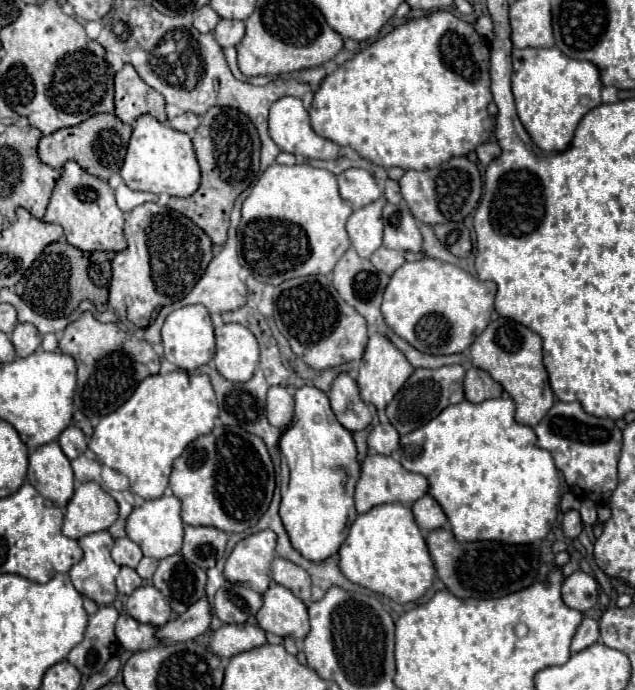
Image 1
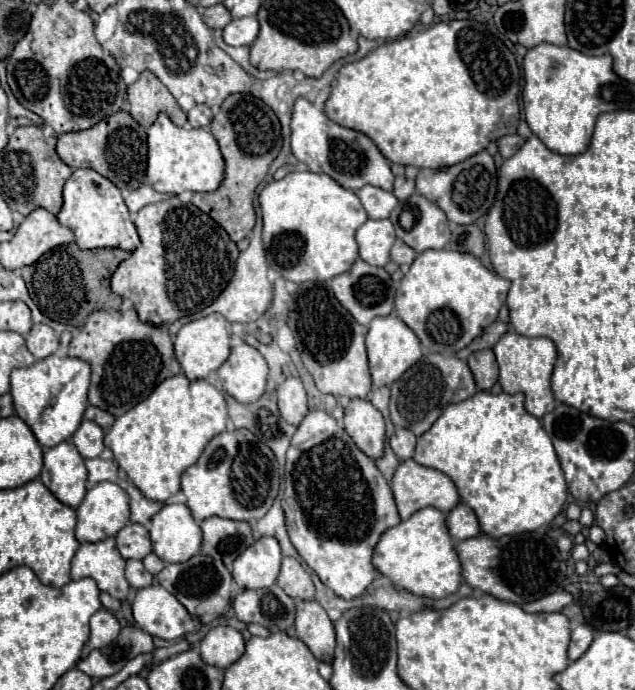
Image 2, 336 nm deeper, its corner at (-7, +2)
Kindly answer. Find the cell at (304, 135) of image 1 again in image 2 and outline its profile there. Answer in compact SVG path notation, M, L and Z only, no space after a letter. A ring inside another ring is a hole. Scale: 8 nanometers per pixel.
M298 99L292 111L292 155L314 173L324 173L340 183L344 189L358 191L362 185L374 185L392 191L392 171L388 159L380 153L376 143L360 131L342 127L330 121L324 111L316 109L310 101Z

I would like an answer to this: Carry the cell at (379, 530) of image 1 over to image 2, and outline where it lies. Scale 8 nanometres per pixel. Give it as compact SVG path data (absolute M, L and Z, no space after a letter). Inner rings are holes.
M436 507L420 509L408 521L388 529L374 549L374 567L396 587L430 599L456 593L462 581L462 565L446 529L446 515Z

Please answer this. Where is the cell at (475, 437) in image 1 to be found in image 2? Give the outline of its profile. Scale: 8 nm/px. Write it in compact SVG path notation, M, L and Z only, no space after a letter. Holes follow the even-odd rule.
M478 391L474 397L462 403L448 405L436 419L436 423L418 437L414 461L446 473L456 483L462 503L476 511L482 533L490 537L536 531L550 525L552 519L562 511L568 495L564 473L552 441L542 429L542 423L534 415L526 413L524 393L492 395L486 391Z

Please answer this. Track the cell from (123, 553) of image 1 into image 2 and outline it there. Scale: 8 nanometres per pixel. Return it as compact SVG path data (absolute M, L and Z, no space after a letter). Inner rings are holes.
M128 523L116 535L116 543L124 559L144 559L148 553L152 553L150 533L144 525L138 525L138 523Z

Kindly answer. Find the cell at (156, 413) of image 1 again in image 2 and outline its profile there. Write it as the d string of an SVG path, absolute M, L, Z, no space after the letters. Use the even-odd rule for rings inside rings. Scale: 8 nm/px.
M218 369L206 379L188 381L181 372L162 381L148 399L132 407L128 413L116 419L112 429L104 435L104 445L112 449L120 469L132 479L132 483L156 503L164 503L180 491L182 473L194 465L202 449L218 433L232 430L232 419L226 413L226 401ZM217 380L217 388L208 381Z

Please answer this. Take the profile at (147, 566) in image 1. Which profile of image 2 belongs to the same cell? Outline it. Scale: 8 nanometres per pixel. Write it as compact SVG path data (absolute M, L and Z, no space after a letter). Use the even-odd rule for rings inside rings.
M150 553L150 555L146 555L144 559L142 559L142 563L144 563L144 567L152 573L152 575L158 575L162 569L164 569L164 561L162 559L158 559L154 553Z

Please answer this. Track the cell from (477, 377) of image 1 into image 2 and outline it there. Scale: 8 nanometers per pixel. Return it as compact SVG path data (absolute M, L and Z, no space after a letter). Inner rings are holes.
M492 349L474 351L468 357L468 365L470 365L472 373L474 373L478 389L488 391L498 381L498 363L496 363L496 357L494 357Z

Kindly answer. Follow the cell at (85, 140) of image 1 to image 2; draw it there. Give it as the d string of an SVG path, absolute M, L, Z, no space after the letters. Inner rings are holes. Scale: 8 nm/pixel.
M124 111L104 117L100 123L96 123L86 131L60 135L56 153L72 169L78 169L78 167L94 169L102 177L110 179L118 189L134 191L144 183L144 177L146 177L146 159L148 159L146 129L138 125L130 117L130 113L124 113Z

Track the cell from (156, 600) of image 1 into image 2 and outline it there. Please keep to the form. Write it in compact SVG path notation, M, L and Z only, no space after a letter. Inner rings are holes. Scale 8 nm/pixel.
M158 583L136 591L132 601L132 615L140 629L164 641L172 641L202 629L202 623L192 617L186 607Z

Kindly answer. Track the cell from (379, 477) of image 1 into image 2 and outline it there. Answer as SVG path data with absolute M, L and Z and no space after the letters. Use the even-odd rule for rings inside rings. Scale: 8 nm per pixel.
M406 459L406 461L400 463L390 485L392 485L394 499L396 499L396 505L398 505L398 513L400 513L402 519L410 517L412 513L416 513L418 509L424 509L424 507L436 507L442 513L448 513L450 509L454 509L454 505L460 503L458 489L456 489L456 485L450 477L446 477L438 469L418 465L414 459Z

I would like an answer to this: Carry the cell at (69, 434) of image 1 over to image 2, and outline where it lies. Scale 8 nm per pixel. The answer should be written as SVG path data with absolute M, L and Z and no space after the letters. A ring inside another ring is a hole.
M82 421L78 431L72 435L72 443L82 457L98 457L104 451L104 431L94 421Z

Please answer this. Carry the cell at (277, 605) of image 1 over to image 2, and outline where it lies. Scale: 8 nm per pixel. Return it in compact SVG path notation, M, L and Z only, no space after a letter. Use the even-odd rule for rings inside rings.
M316 601L296 603L296 635L308 645L316 659L332 663L336 649L336 633L330 617Z

